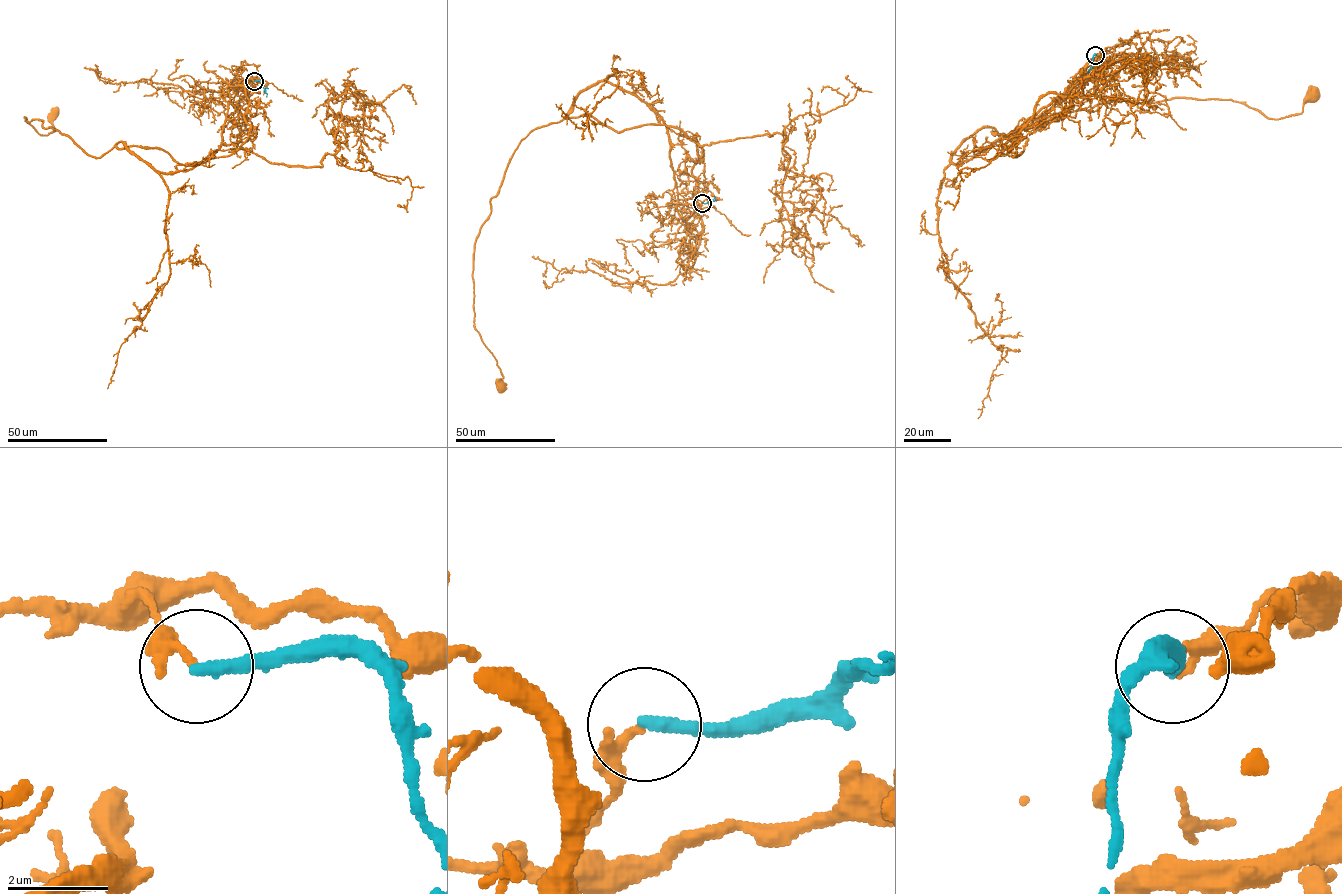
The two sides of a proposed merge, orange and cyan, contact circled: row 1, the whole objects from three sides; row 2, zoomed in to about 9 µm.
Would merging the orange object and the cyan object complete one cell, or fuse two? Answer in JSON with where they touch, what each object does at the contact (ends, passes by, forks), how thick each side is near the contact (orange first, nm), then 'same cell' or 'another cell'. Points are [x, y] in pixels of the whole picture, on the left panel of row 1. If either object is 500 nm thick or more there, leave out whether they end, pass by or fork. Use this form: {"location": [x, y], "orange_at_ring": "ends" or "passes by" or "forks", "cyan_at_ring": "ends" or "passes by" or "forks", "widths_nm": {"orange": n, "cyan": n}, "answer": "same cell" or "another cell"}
{"location": [254, 81], "orange_at_ring": "passes by", "cyan_at_ring": "ends", "widths_nm": {"orange": 140, "cyan": 280}, "answer": "another cell"}

